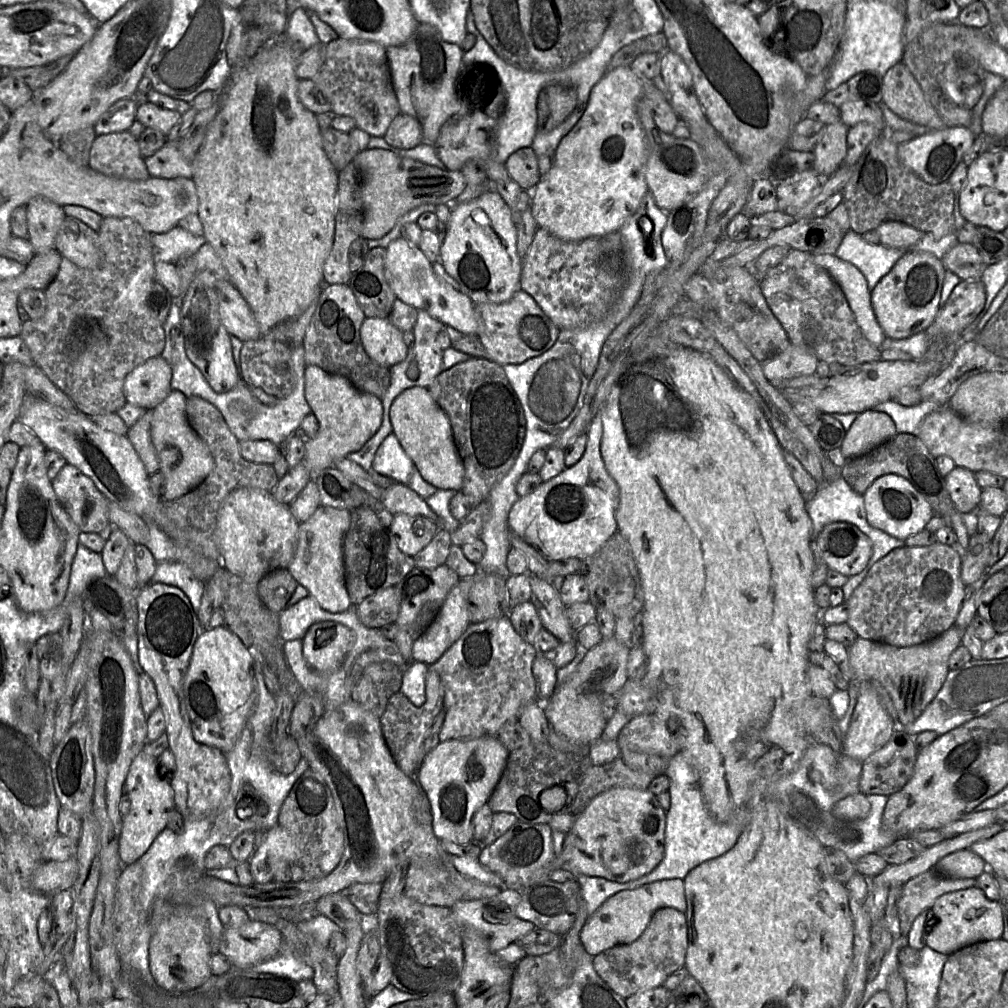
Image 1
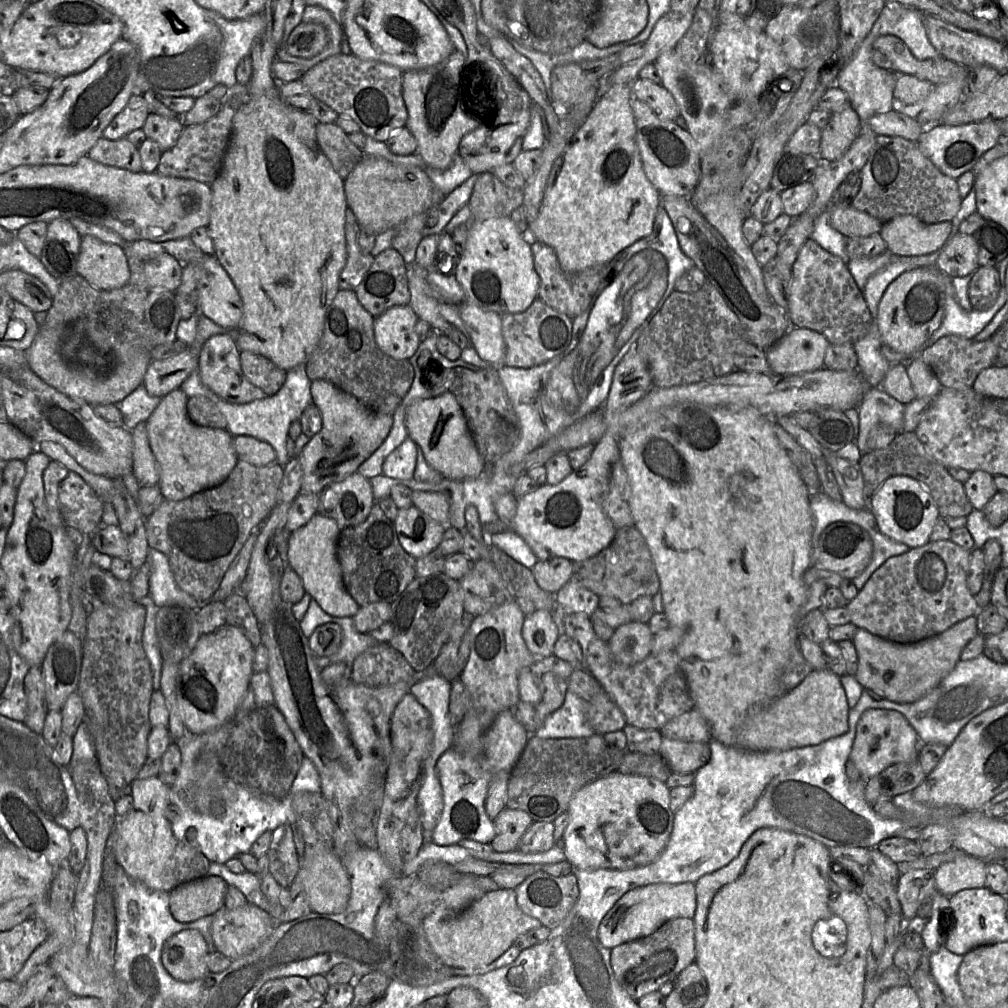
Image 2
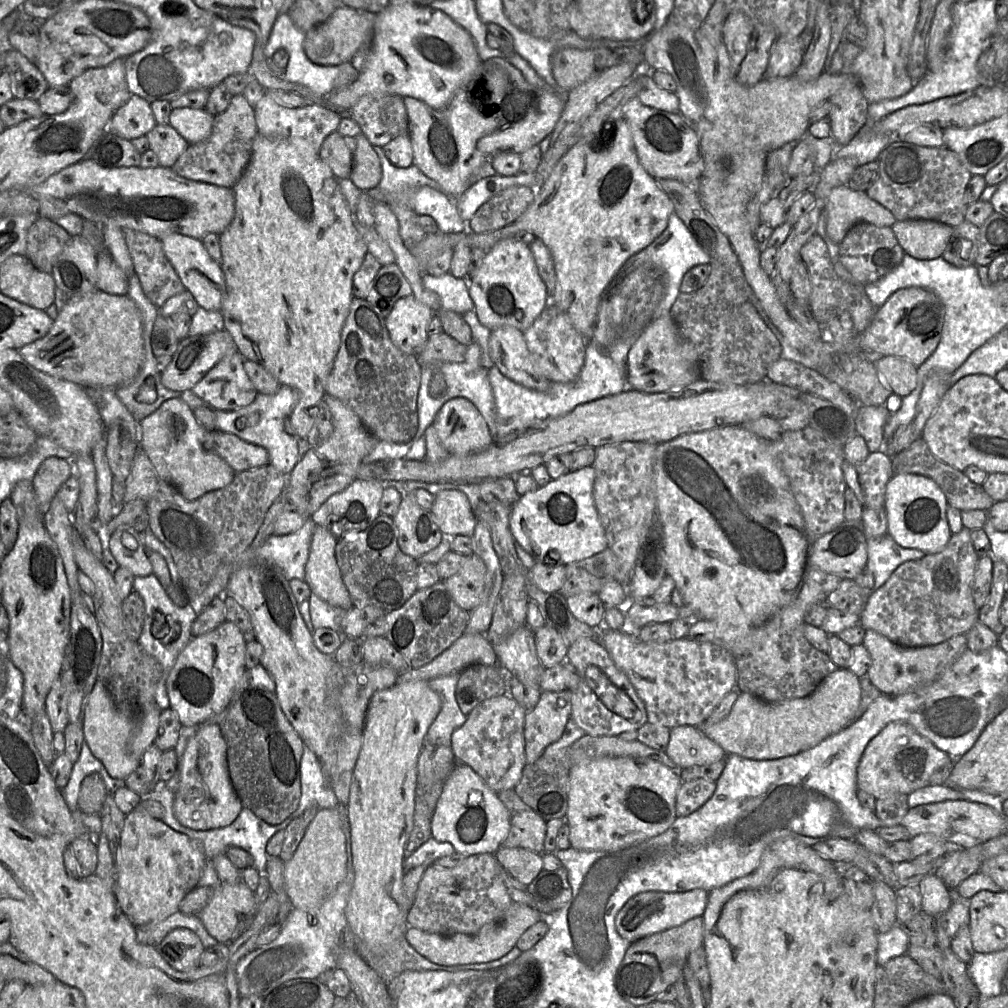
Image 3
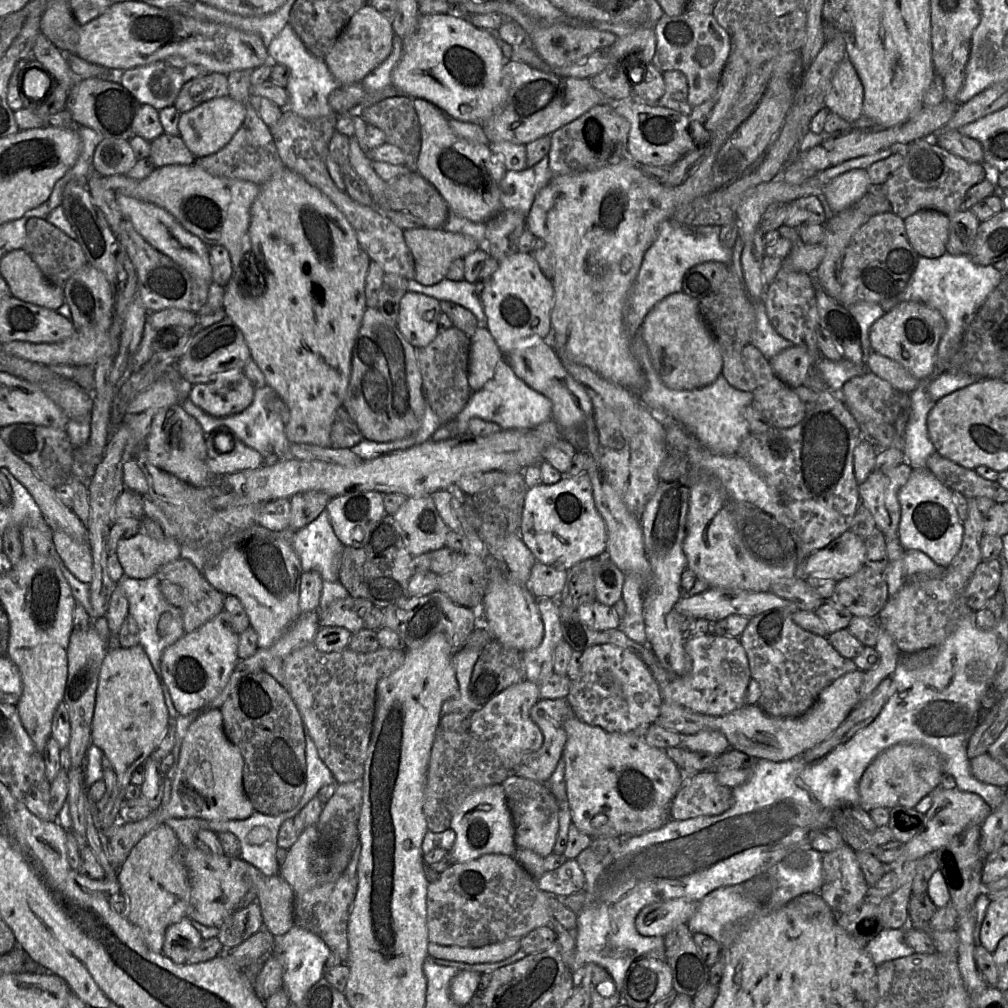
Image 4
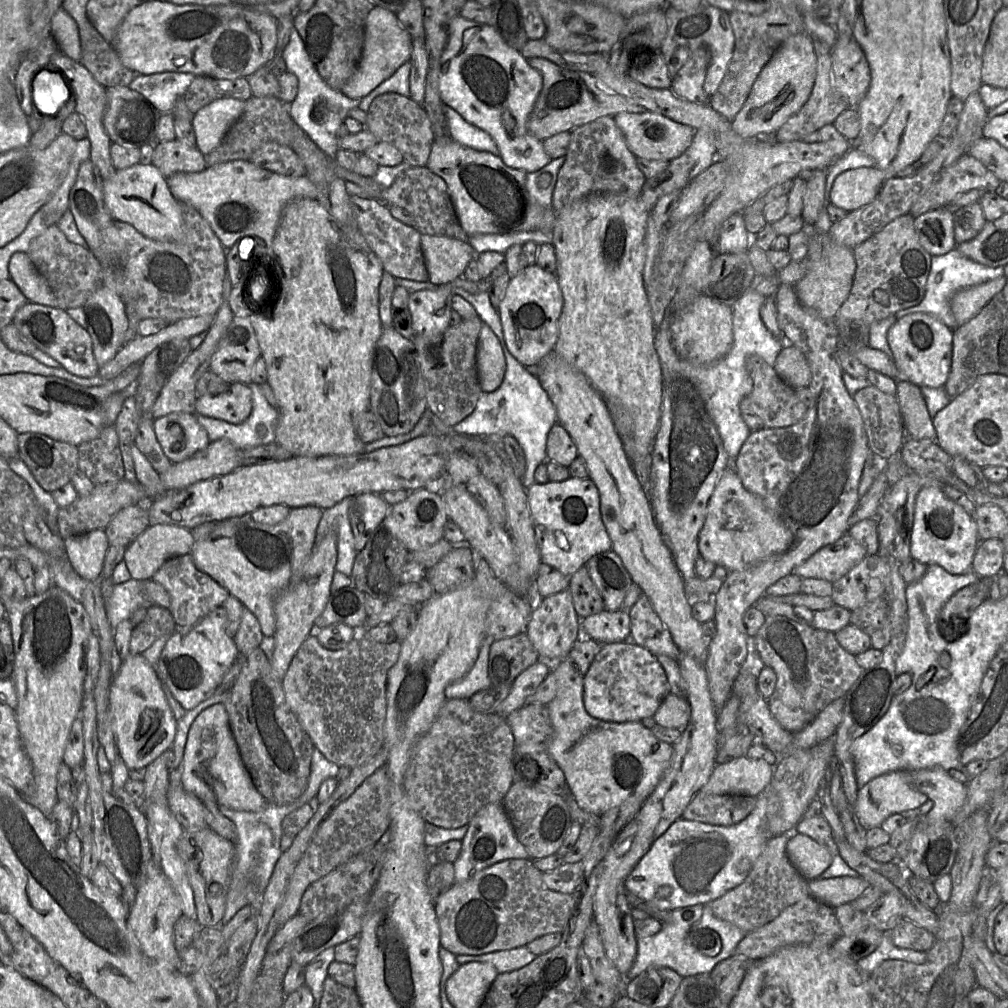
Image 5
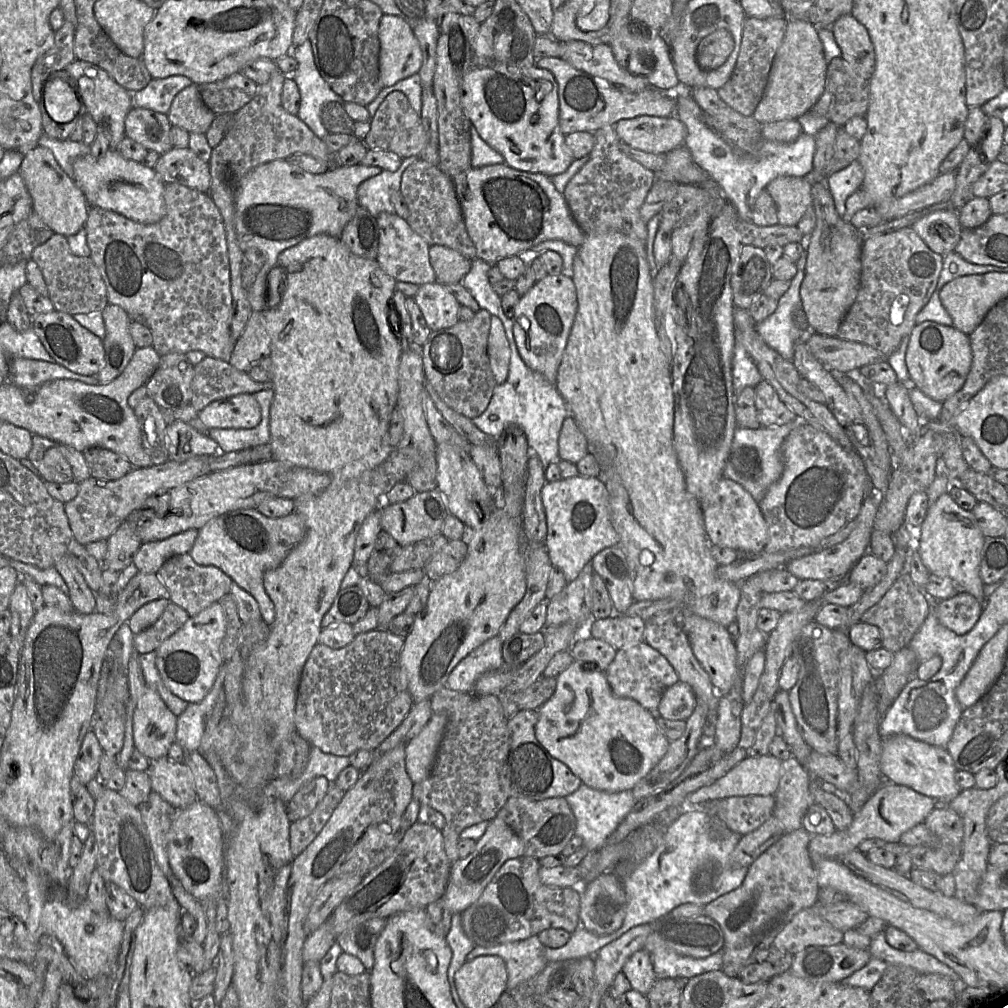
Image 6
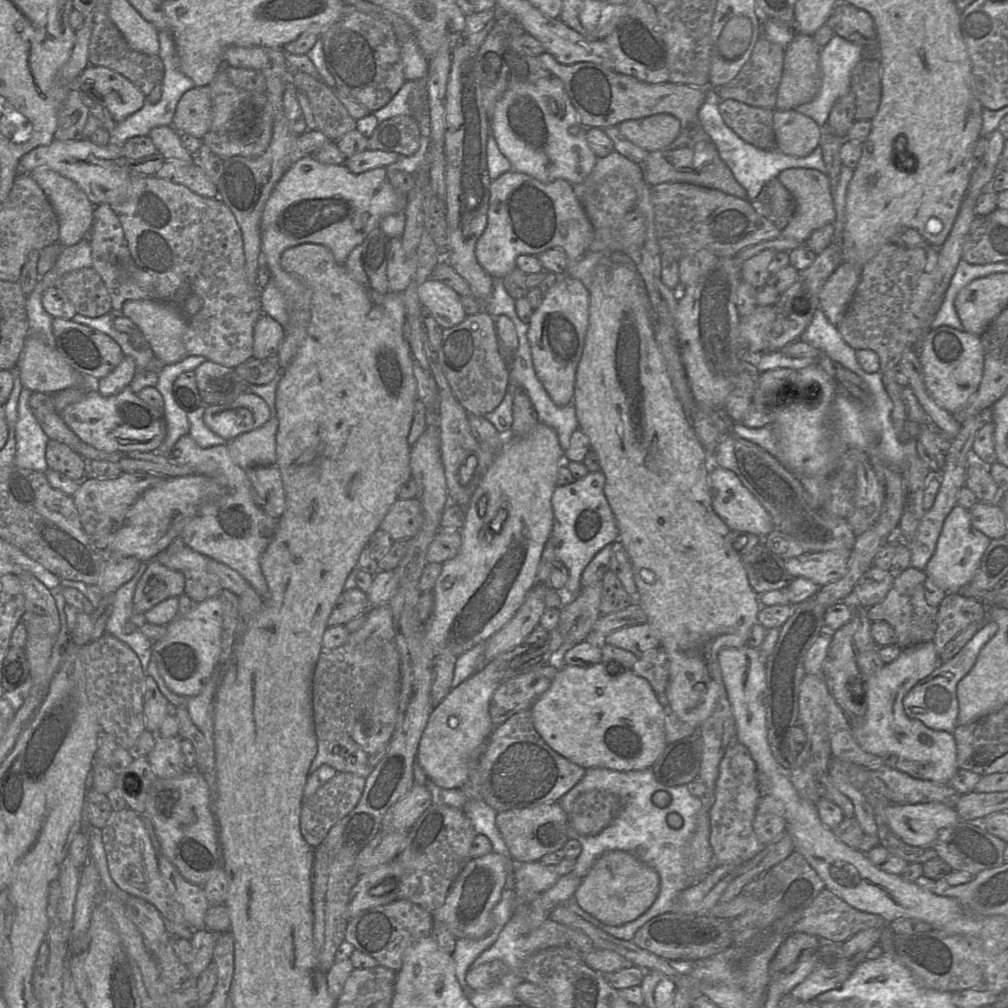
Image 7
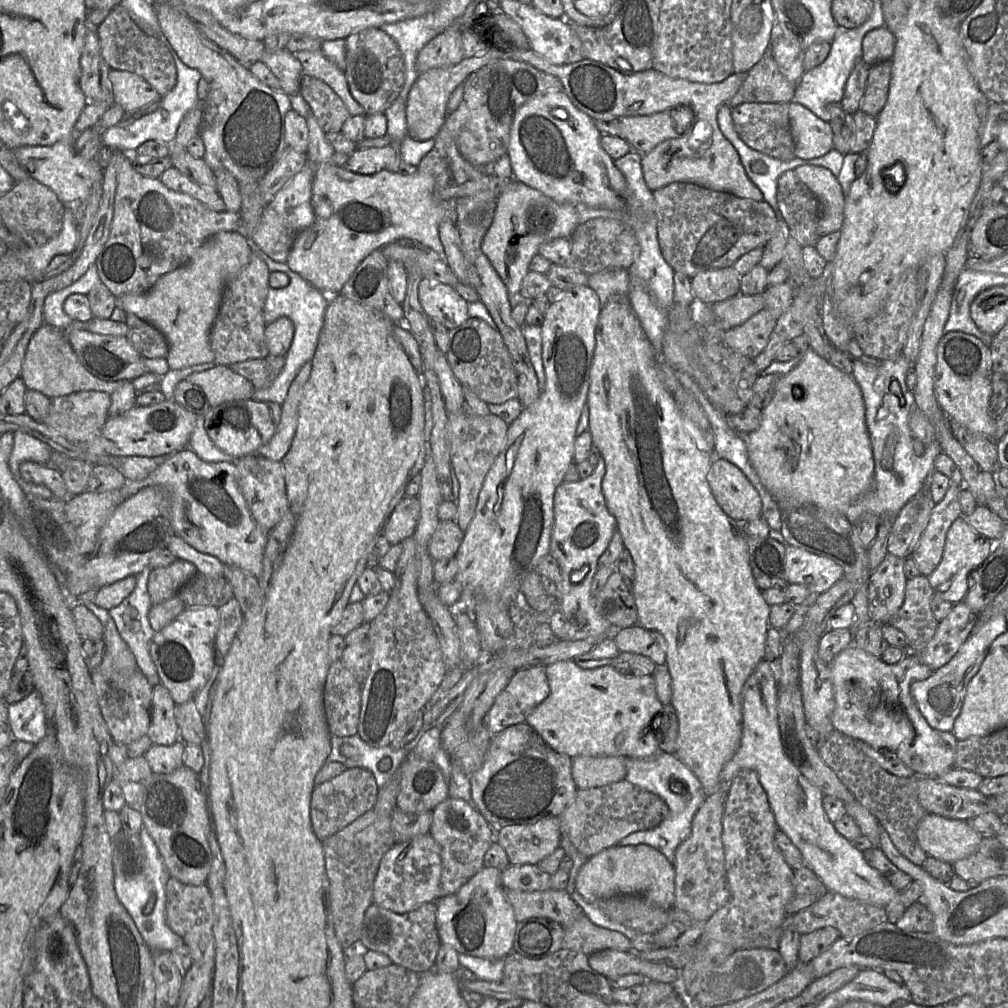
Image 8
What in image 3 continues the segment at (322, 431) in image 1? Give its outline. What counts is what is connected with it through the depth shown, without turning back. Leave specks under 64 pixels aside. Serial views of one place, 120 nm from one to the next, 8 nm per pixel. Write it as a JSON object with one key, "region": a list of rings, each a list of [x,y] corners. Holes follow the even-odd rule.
{"region":[[[326,394],[323,401],[331,412],[333,432],[324,442],[307,448],[294,469],[288,474],[288,500],[309,518],[329,497],[343,491],[357,478],[359,465],[380,441],[340,400]]]}

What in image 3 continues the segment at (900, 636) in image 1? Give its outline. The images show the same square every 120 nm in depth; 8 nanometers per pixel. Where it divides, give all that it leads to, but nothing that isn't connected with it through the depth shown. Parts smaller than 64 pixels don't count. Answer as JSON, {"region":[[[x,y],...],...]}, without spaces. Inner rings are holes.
{"region":[[[963,527],[958,534],[952,534],[946,547],[934,554],[899,565],[889,579],[873,590],[859,615],[864,629],[874,630],[890,641],[903,647],[924,647],[942,643],[959,634],[967,634],[978,621],[978,608],[972,597],[972,582],[979,556],[972,540],[971,530]]]}

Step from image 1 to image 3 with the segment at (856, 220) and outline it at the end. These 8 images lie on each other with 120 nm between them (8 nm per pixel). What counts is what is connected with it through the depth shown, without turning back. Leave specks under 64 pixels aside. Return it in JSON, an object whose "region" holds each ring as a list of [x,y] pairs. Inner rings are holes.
{"region":[[[893,140],[876,159],[878,177],[866,194],[893,214],[896,220],[926,219],[952,227],[964,219],[964,193],[972,176],[958,155],[946,147],[931,147]]]}

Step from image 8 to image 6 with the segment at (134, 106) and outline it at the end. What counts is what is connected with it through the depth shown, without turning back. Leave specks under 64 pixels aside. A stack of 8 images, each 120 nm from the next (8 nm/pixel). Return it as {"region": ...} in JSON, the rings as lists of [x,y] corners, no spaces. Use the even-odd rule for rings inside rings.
{"region":[[[76,59],[64,71],[72,79],[87,114],[92,117],[99,129],[110,135],[109,150],[117,149],[120,141],[125,137],[125,119],[133,107],[132,93],[114,81],[105,70],[89,62]]]}

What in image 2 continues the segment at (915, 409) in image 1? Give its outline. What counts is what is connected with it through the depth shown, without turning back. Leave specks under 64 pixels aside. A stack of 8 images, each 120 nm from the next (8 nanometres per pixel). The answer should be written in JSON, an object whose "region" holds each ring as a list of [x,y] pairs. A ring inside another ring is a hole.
{"region":[[[868,388],[861,403],[858,405],[859,431],[855,442],[861,451],[866,450],[866,442],[872,427],[886,424],[895,433],[904,432],[904,412],[906,405],[897,401],[881,388]]]}

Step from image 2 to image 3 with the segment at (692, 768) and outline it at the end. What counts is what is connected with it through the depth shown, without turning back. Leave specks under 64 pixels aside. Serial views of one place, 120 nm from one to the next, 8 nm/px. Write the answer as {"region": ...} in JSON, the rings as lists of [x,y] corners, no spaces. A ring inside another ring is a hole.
{"region":[[[694,726],[672,728],[665,753],[682,769],[711,764],[727,755],[715,741]]]}

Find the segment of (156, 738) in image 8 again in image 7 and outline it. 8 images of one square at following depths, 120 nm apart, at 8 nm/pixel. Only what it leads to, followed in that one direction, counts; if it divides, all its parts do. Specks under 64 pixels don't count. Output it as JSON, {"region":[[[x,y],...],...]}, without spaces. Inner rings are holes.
{"region":[[[146,675],[144,693],[144,721],[146,730],[156,733],[168,714],[175,714],[176,709],[170,705],[160,692],[154,680]]]}

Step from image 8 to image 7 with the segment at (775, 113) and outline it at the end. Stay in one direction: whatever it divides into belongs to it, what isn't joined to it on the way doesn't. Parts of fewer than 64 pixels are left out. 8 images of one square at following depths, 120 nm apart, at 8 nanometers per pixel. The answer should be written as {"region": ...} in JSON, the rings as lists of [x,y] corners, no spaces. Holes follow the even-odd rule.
{"region":[[[721,99],[720,114],[742,140],[763,150],[776,150],[774,109],[759,108],[732,99]]]}

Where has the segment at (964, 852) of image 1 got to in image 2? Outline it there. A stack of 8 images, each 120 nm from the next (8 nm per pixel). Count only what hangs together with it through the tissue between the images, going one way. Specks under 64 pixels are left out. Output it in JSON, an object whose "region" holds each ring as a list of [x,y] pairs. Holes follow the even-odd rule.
{"region":[[[958,855],[932,872],[936,888],[947,897],[961,890],[984,888],[986,865],[986,862],[971,855]]]}

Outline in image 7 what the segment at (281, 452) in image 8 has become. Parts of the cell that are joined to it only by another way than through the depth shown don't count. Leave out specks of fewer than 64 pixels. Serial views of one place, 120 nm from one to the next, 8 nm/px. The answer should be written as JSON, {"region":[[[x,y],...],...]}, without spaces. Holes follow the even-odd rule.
{"region":[[[275,415],[261,427],[227,442],[232,460],[245,470],[257,465],[275,465],[277,428]]]}

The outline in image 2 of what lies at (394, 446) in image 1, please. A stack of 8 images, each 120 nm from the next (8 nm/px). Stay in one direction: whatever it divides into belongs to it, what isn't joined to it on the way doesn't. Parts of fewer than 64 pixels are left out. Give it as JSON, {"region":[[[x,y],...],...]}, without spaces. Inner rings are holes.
{"region":[[[410,438],[406,439],[386,457],[382,467],[382,475],[393,479],[412,479],[417,456],[417,444]]]}

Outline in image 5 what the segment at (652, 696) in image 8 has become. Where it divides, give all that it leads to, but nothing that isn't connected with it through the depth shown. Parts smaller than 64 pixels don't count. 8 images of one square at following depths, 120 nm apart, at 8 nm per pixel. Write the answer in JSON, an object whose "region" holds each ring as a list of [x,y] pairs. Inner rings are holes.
{"region":[[[571,657],[560,661],[552,671],[557,681],[557,693],[554,699],[546,704],[553,726],[548,751],[563,770],[567,787],[579,807],[601,816],[633,794],[649,796],[671,763],[673,745],[659,740],[641,721],[618,723],[591,716],[583,702],[584,675],[575,669]]]}

